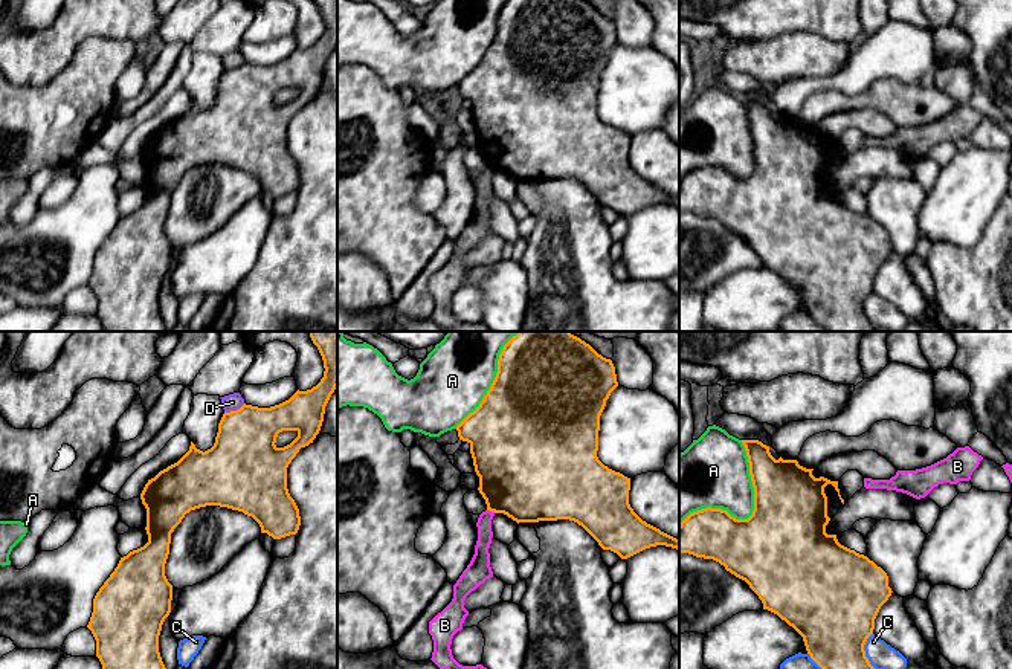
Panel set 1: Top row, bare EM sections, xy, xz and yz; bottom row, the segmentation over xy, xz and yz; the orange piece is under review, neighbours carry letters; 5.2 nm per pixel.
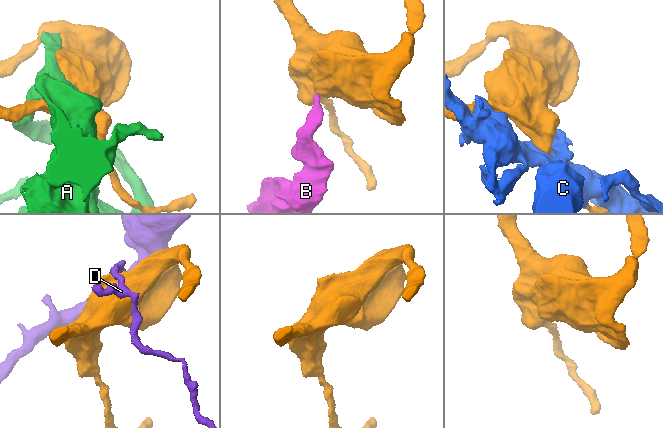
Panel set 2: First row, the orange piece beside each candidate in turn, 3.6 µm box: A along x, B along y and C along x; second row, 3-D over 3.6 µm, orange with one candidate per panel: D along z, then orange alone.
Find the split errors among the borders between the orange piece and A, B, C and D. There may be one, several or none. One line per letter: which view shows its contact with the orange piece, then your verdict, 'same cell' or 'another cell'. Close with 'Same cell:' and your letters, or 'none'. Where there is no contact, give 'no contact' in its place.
A: contact in yz; another cell
B: contact in xz; another cell
C: contact in yz; another cell
D: contact in xy; another cell
Same cell: none

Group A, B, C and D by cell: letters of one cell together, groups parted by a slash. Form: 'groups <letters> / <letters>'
groups A / B / C / D

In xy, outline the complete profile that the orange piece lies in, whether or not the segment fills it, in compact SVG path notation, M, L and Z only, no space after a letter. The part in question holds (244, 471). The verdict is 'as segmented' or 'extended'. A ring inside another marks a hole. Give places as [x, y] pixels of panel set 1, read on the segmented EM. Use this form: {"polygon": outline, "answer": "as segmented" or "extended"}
{"polygon": "M310 331L313 344L317 347L324 360L324 377L307 391L296 391L288 400L270 406L258 408L243 405L237 411L224 412L220 423L215 443L208 451L200 451L191 441L189 451L174 464L160 470L145 484L140 499L147 509L148 542L121 558L118 567L104 582L93 599L93 612L87 628L96 640L96 657L102 669L166 669L159 652L159 635L165 619L171 612L172 585L165 576L165 564L169 554L171 533L191 510L220 506L243 512L252 516L273 539L296 535L301 525L299 509L287 489L287 467L301 448L313 443L321 431L325 406L337 388L337 331ZM282 431L296 431L298 437L287 446L278 448L276 437Z", "answer": "as segmented"}

